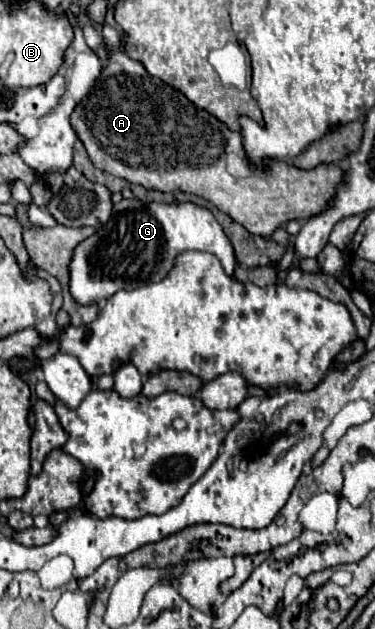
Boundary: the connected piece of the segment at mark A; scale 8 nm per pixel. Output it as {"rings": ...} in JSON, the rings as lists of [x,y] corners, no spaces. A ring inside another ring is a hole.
{"rings":[[[103,26],[103,38],[111,52],[109,64],[103,68],[87,98],[71,114],[71,124],[77,136],[81,138],[83,146],[87,148],[91,162],[99,170],[125,178],[131,184],[139,184],[147,190],[181,190],[185,194],[197,194],[207,202],[213,202],[221,212],[229,214],[239,224],[243,224],[251,234],[265,238],[271,236],[285,222],[317,216],[319,212],[325,212],[331,206],[337,192],[337,184],[345,182],[345,170],[341,166],[321,164],[311,170],[301,170],[289,164],[287,160],[279,160],[269,162],[269,172],[253,168],[243,152],[239,132],[229,130],[221,120],[197,108],[179,90],[171,88],[159,78],[149,76],[141,62],[131,60],[119,48],[119,34],[115,28]]]}

